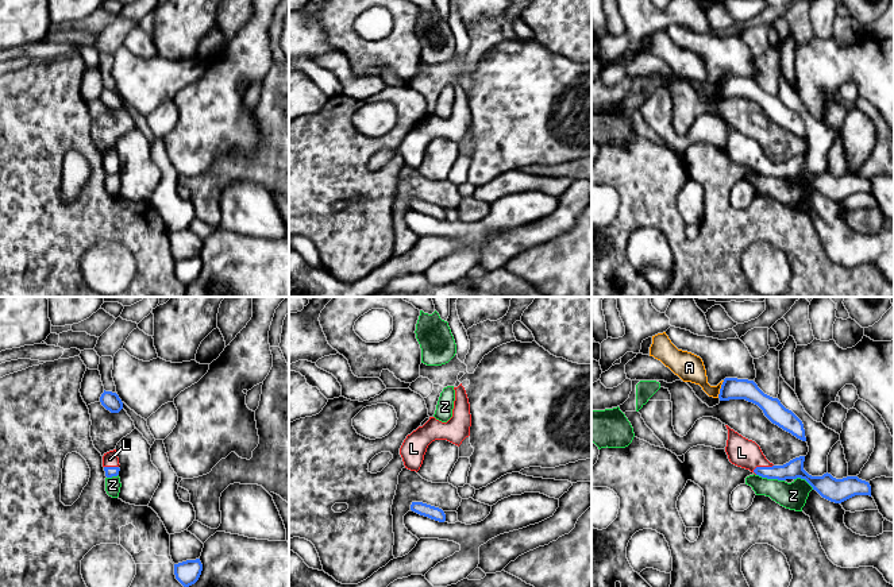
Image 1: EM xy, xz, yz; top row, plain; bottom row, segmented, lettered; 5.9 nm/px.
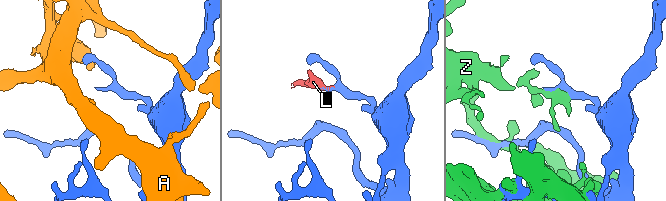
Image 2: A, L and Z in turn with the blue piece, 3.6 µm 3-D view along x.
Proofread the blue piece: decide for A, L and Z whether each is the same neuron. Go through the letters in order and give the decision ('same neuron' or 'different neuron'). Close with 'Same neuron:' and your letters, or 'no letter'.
A: different neuron
L: same neuron
Z: different neuron
Same neuron: L

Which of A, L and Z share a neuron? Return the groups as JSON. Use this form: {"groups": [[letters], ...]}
{"groups": [["A"], ["L"], ["Z"]]}

